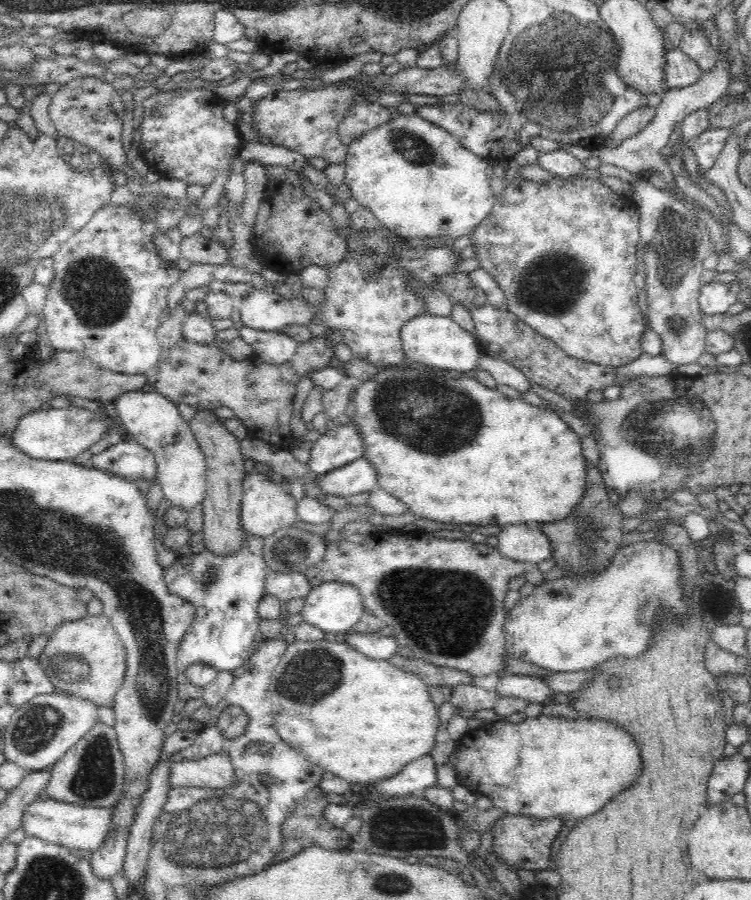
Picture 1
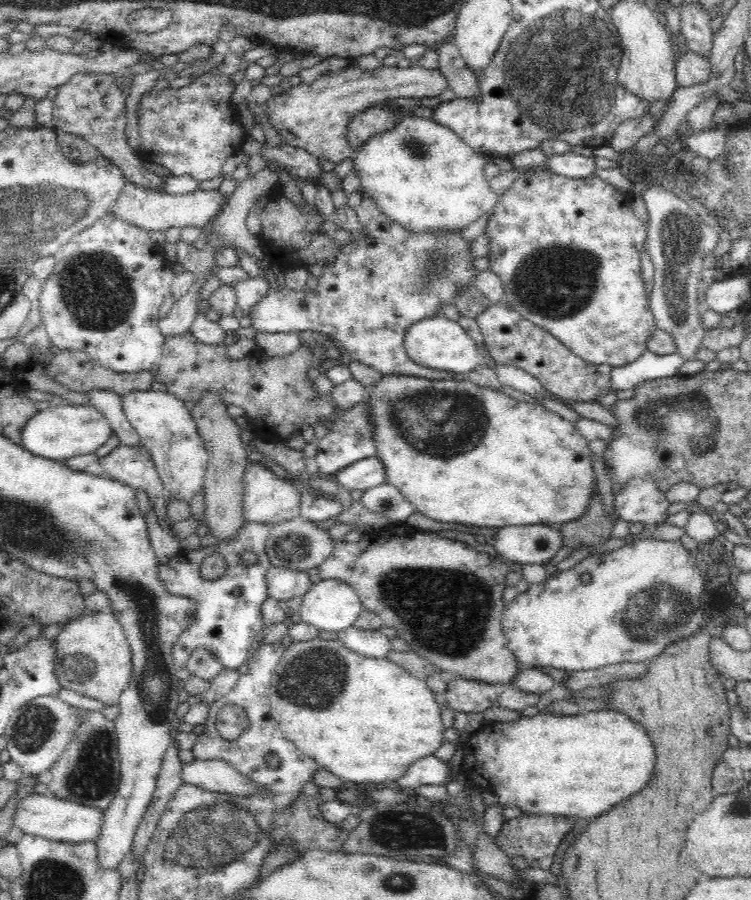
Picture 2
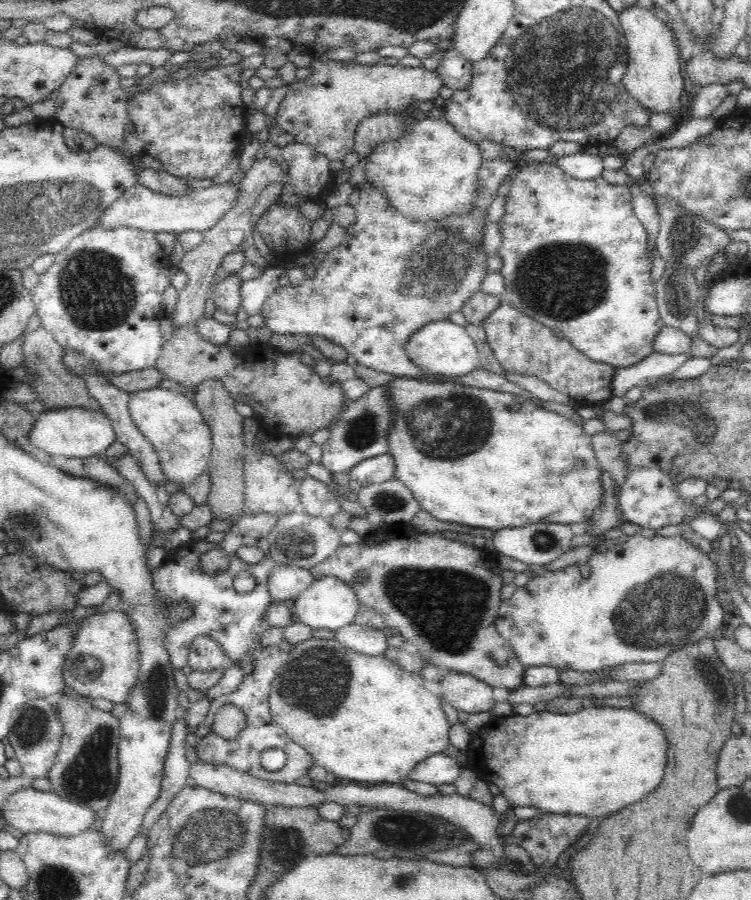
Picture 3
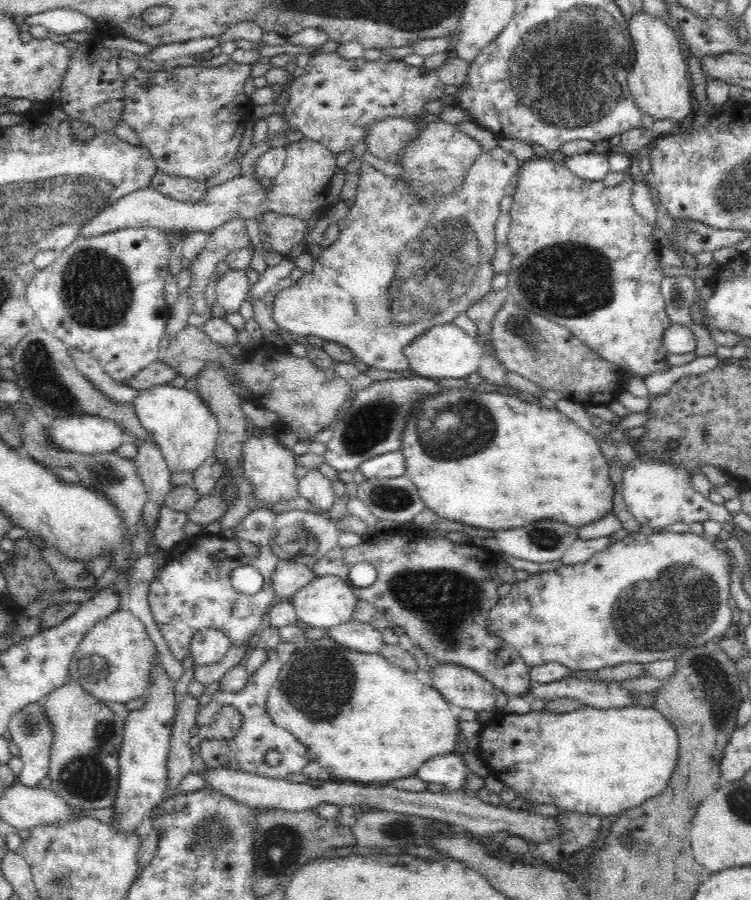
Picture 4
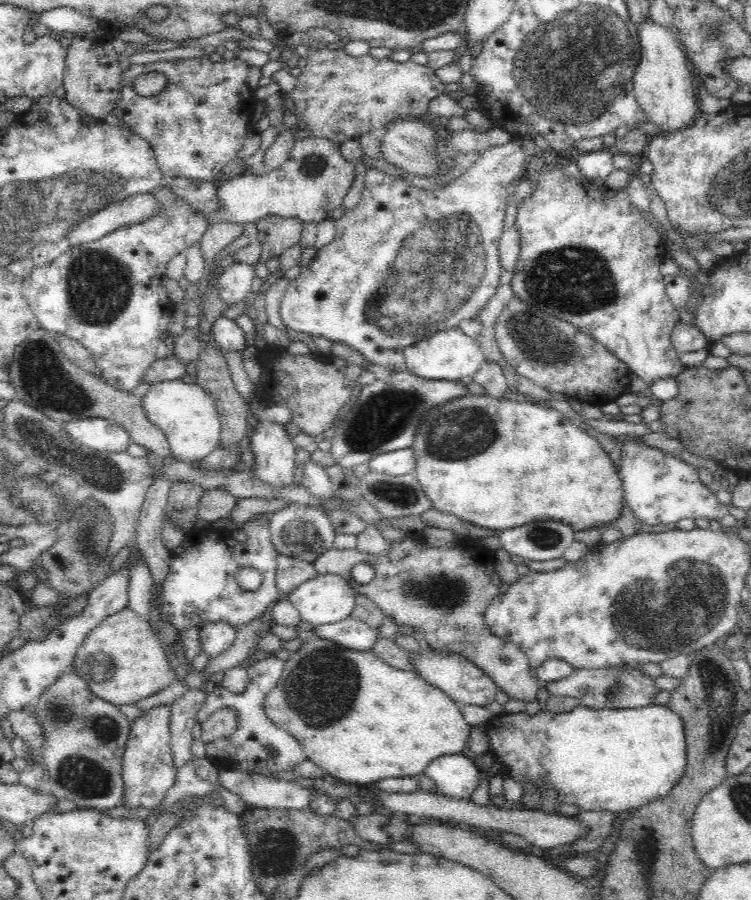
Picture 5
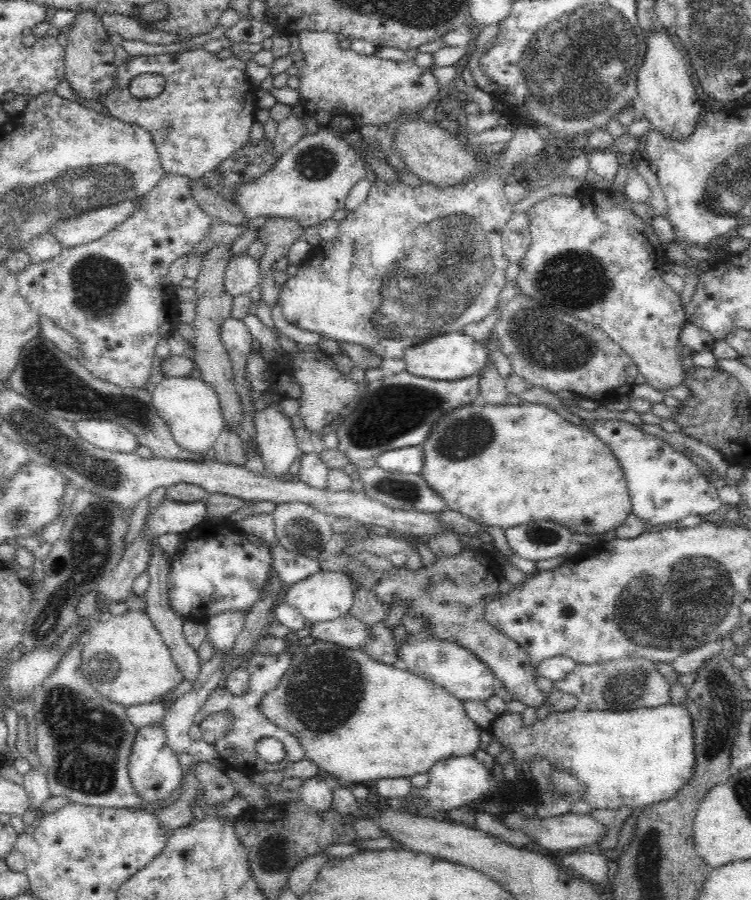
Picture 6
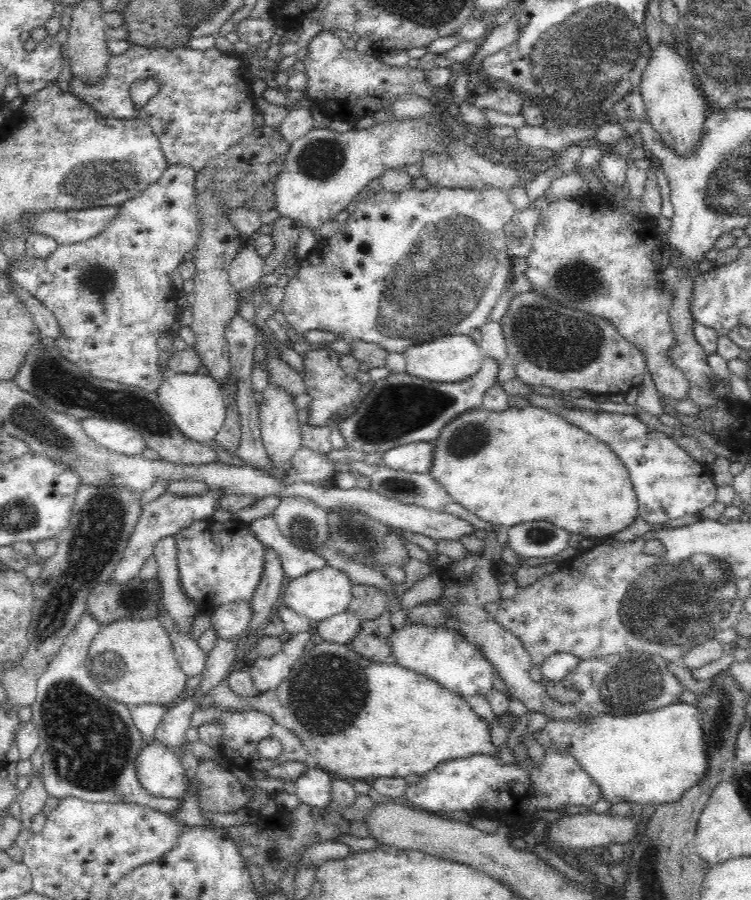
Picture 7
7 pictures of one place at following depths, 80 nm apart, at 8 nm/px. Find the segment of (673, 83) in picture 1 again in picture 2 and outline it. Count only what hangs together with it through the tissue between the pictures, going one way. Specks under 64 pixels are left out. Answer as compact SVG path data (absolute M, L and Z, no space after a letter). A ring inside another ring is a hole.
M677 51L674 58L674 79L676 85L687 87L710 78L709 59L692 51Z

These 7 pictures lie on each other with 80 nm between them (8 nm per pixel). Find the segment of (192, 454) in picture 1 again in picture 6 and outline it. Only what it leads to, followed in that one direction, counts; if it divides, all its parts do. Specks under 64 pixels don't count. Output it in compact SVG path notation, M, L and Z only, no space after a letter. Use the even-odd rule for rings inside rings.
M196 374L186 377L164 377L159 384L152 388L152 408L156 409L162 422L168 424L172 439L178 447L204 456L209 454L213 444L224 429L224 419L220 410L216 390L202 381Z

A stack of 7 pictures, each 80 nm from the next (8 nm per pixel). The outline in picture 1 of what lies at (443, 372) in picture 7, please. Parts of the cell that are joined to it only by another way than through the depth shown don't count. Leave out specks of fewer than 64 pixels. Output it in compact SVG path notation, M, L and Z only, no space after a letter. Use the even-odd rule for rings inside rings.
M430 313L418 314L416 318L408 320L400 328L400 340L406 360L416 362L422 366L458 370L460 374L477 368L480 357L484 354L480 342L475 335L456 324L451 317Z

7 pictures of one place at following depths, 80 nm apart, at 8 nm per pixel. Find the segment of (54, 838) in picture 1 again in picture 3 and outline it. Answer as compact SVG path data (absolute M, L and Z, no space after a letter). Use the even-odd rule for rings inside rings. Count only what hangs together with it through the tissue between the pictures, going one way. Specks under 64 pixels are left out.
M28 787L17 790L6 799L1 816L5 818L7 824L12 824L14 828L18 828L23 834L44 832L69 837L82 834L88 829L93 829L94 824L98 825L96 813L88 805L70 802L51 790L44 792Z

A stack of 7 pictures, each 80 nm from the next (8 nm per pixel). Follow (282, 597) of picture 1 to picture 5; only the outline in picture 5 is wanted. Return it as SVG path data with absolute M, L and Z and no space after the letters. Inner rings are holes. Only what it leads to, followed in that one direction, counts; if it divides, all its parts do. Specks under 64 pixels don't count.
M282 554L277 556L275 586L282 597L287 597L290 591L317 575L315 566L311 562Z

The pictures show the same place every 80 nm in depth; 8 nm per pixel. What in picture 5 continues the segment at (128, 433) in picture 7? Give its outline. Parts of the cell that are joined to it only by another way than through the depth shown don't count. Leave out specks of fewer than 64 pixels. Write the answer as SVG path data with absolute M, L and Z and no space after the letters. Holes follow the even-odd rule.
M100 417L74 418L64 422L64 431L72 443L94 452L120 452L128 444L129 434L121 426Z

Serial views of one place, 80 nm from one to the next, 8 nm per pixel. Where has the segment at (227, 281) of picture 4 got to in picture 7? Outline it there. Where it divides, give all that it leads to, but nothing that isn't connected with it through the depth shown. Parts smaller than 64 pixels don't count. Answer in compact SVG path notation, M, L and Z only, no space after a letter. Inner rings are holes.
M242 246L228 267L230 285L239 293L252 290L253 286L260 284L264 262L265 258L260 257L255 248Z

